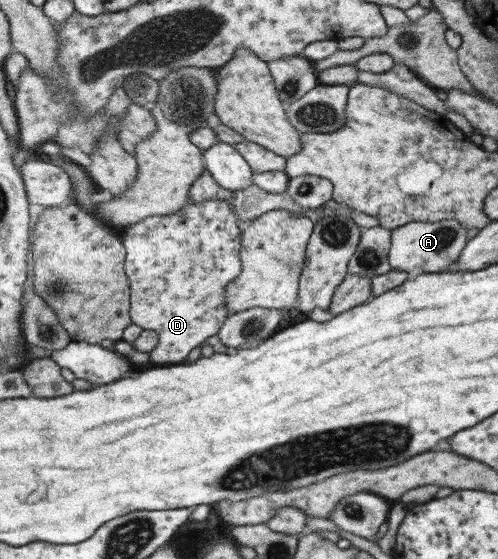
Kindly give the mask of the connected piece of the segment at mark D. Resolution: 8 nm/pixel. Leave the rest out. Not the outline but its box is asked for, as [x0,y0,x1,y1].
[120,198,245,366]

